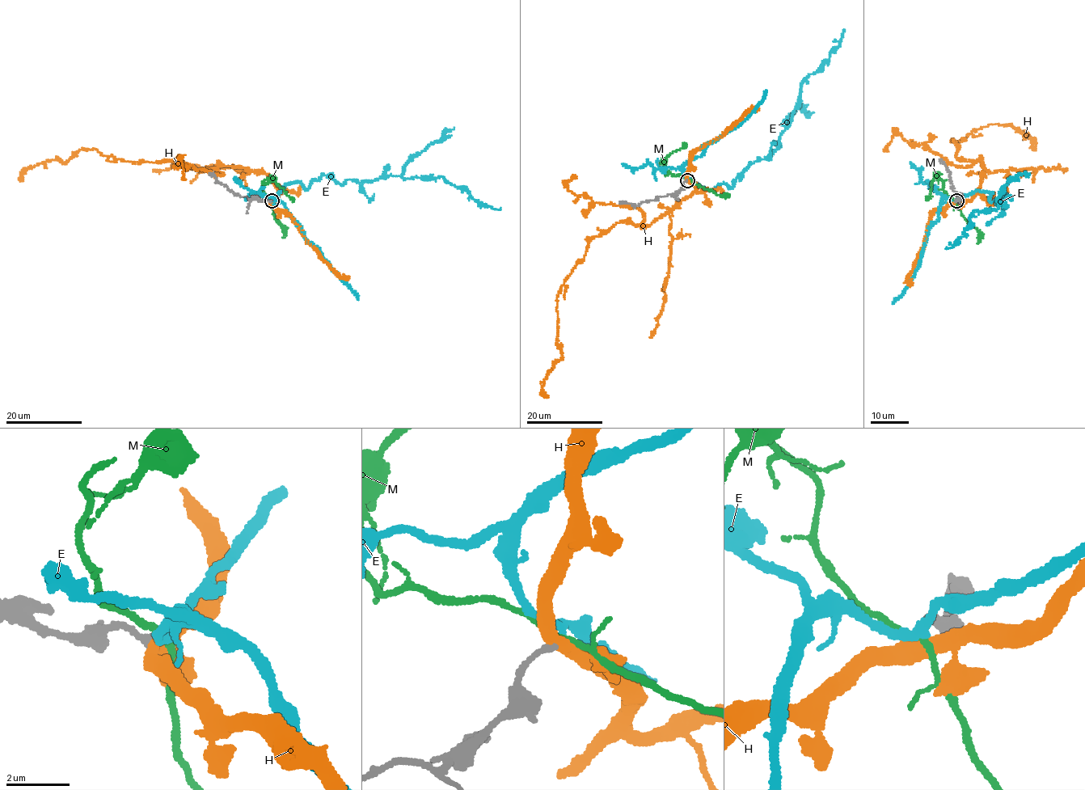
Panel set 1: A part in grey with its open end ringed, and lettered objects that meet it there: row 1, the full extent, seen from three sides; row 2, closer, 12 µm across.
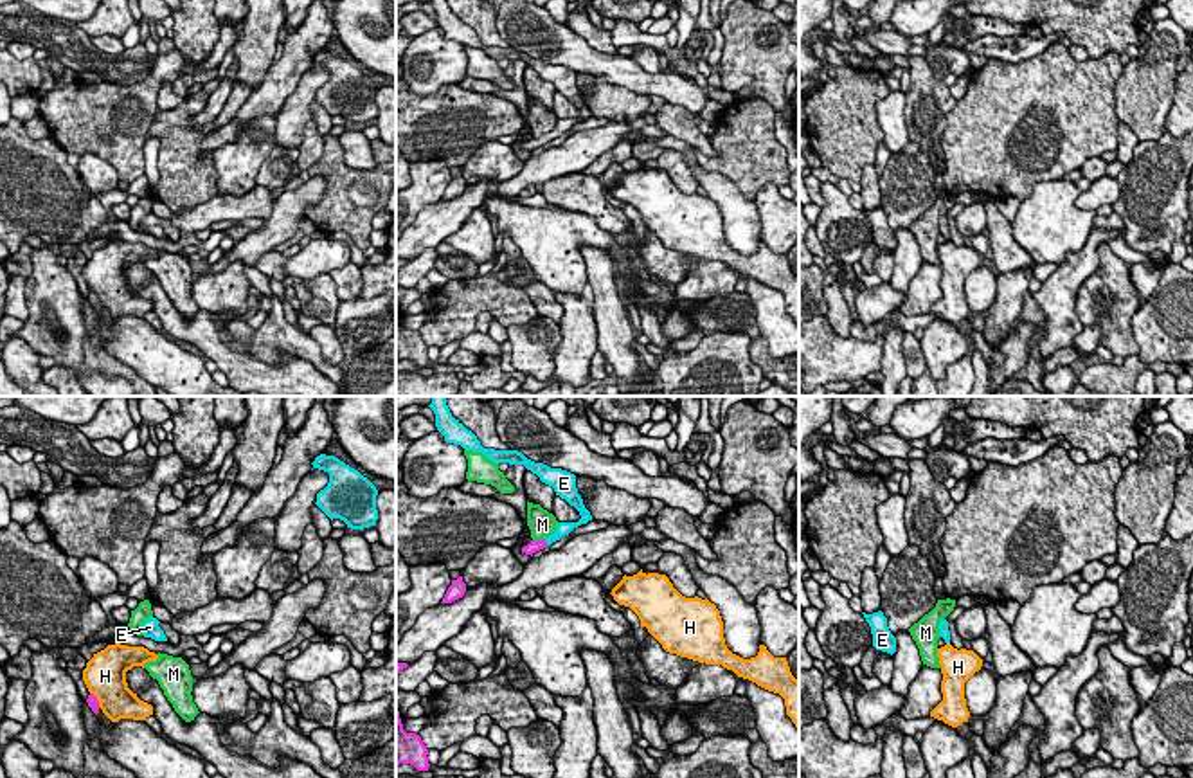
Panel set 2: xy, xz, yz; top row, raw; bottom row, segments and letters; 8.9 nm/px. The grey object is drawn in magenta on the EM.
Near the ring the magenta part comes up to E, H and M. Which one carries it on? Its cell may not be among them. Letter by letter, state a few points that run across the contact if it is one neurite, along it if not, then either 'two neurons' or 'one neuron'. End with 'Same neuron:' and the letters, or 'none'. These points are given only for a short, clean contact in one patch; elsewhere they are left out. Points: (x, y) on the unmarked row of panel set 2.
E: line xz (533, 143), (546, 139), (564, 125); one neuron
H: two neurons
M: line xz (544, 134), (533, 137); two neurons
Same neuron: E

